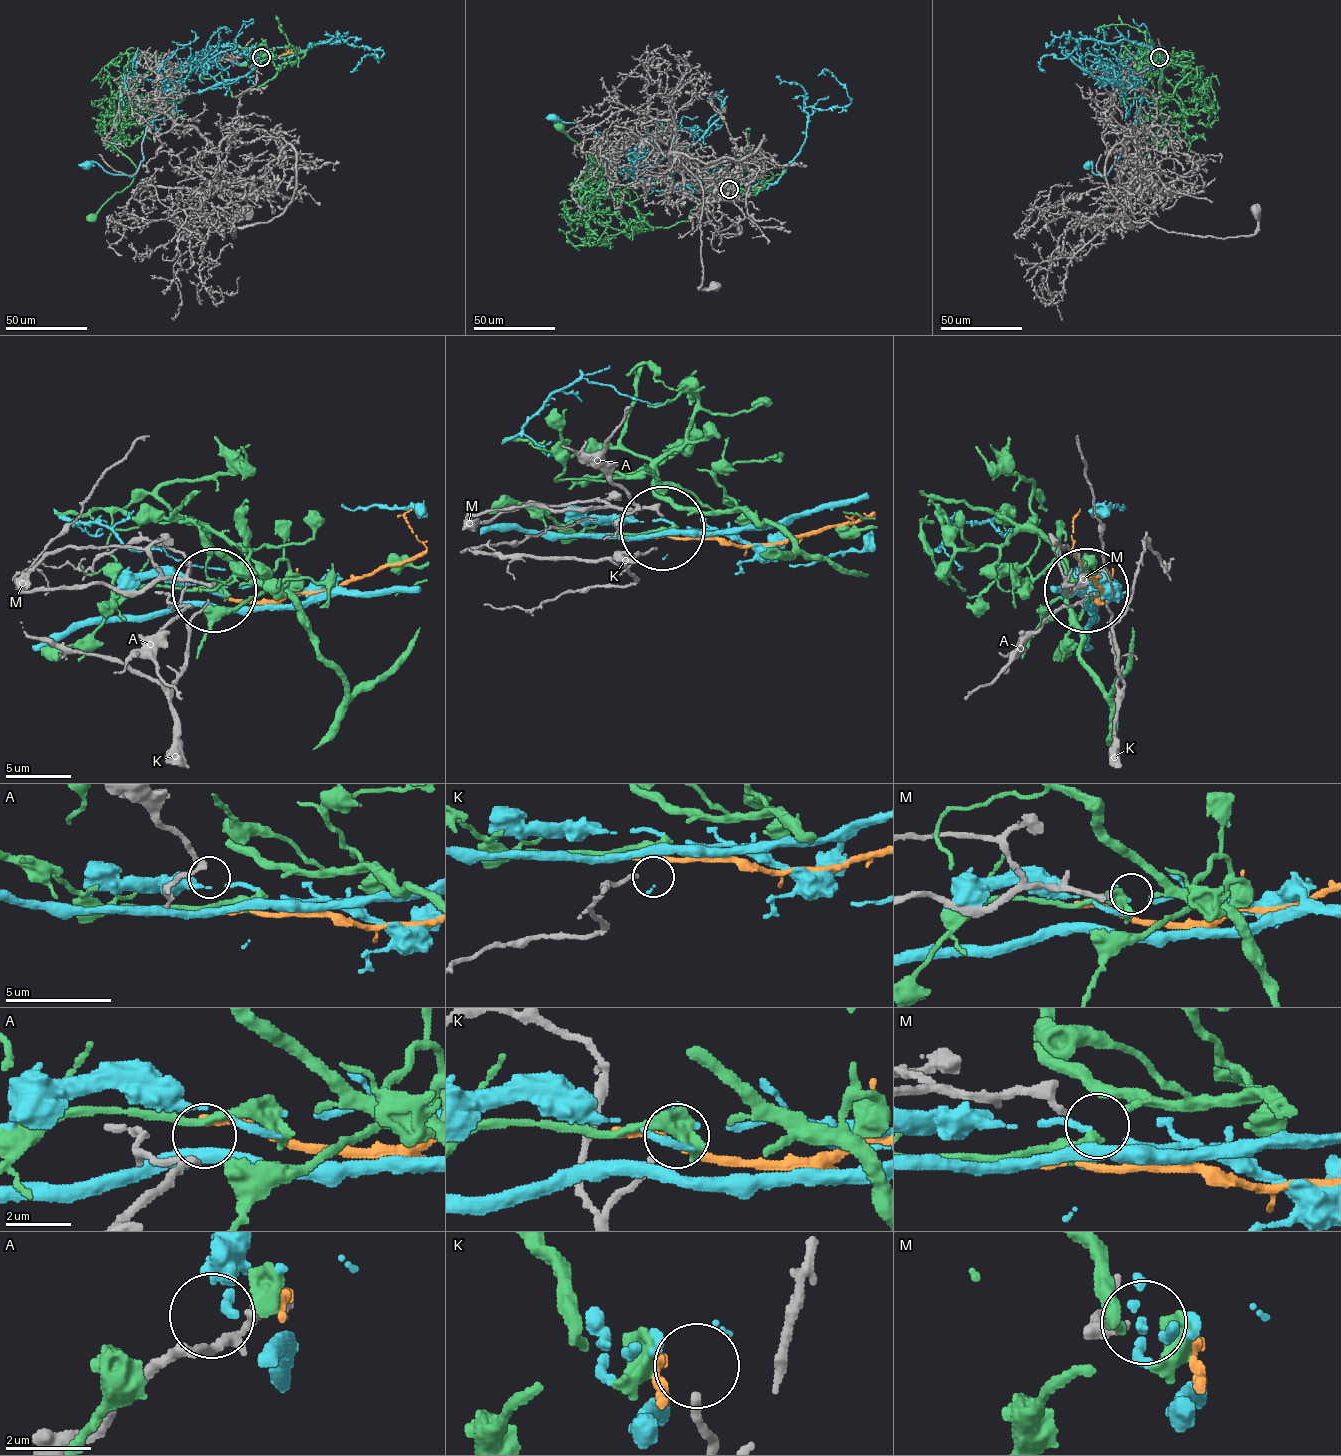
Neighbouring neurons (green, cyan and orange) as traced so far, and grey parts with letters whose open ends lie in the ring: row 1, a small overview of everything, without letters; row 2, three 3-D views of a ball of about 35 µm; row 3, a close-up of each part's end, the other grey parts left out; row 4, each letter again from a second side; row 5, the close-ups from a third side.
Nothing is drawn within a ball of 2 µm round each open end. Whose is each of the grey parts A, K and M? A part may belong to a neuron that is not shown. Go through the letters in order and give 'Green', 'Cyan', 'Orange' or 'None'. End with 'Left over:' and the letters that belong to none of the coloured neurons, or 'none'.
A: None
K: None
M: None
Left over: A, K, M

